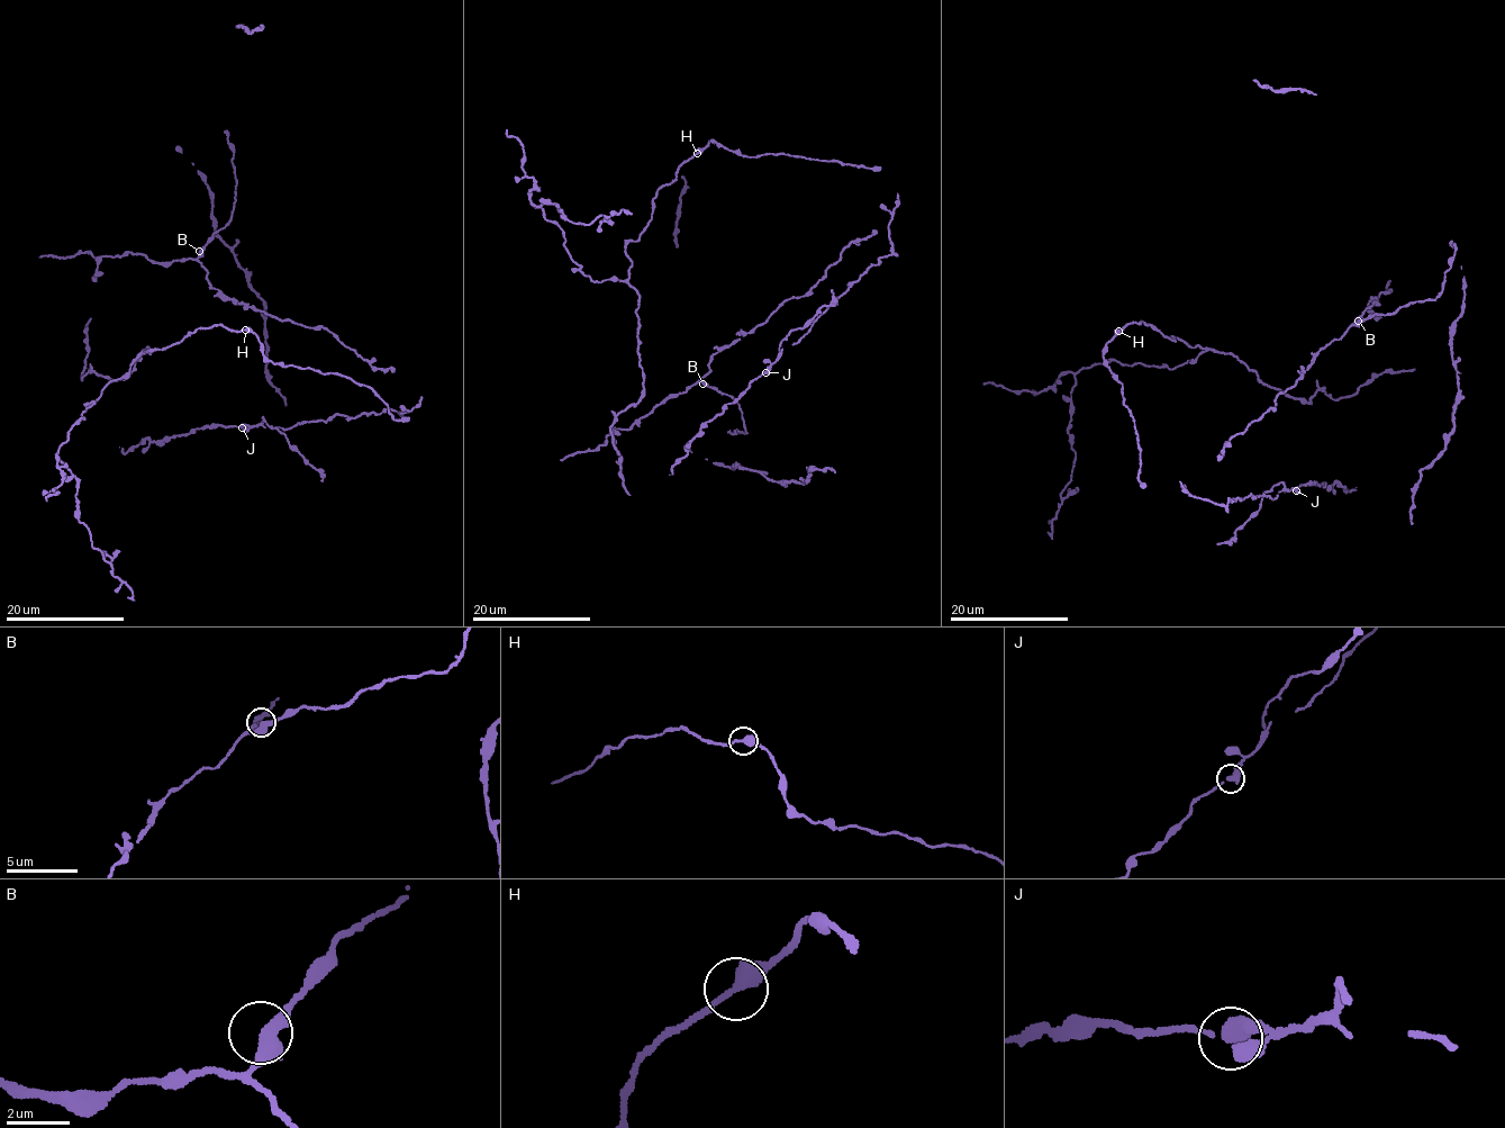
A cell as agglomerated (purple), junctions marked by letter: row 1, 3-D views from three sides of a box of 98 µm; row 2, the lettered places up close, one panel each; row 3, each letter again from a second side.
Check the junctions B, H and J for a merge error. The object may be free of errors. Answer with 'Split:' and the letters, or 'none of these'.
Split: none of these

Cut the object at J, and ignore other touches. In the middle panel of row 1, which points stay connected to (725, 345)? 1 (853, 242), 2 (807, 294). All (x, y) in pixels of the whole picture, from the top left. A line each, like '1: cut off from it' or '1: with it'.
1: with it
2: with it

